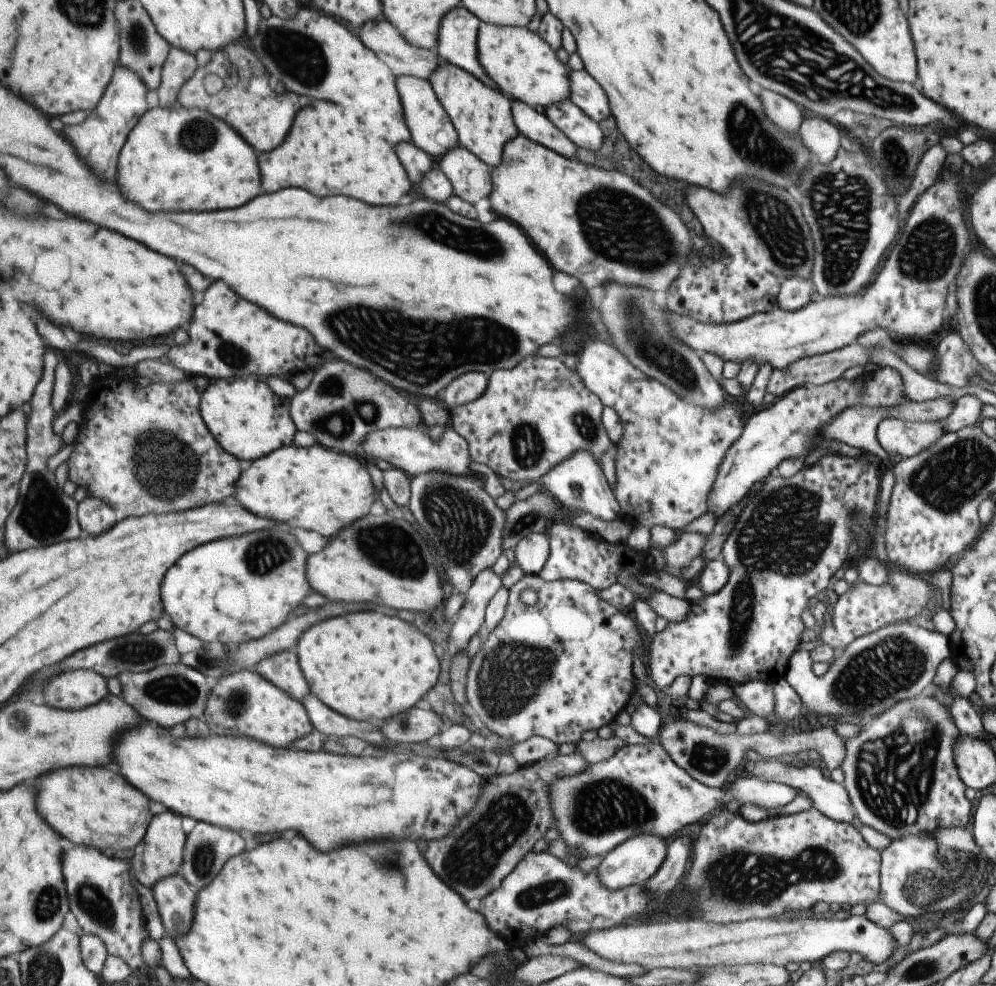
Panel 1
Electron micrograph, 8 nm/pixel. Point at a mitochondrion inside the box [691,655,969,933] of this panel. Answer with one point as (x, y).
(896, 795)

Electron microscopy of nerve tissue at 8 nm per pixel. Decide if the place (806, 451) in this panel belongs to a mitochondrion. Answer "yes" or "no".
no

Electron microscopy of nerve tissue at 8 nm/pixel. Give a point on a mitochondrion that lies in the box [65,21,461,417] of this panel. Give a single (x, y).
(285, 50)

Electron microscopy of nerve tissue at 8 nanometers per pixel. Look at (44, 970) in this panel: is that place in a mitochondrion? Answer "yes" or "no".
yes

